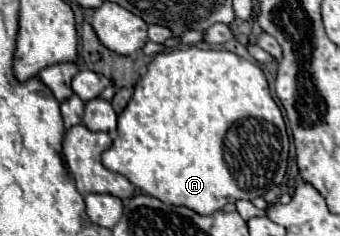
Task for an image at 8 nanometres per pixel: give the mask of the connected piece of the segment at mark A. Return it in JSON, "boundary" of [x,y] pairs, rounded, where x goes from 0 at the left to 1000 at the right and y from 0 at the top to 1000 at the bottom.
{"boundary":[[[541,199],[541,208],[518,208],[500,225],[465,225],[447,267],[435,275],[429,318],[418,318],[394,369],[394,403],[388,403],[388,436],[371,445],[371,462],[347,487],[347,581],[329,606],[329,623],[318,640],[300,648],[300,699],[318,725],[353,733],[365,742],[394,792],[418,801],[424,818],[471,843],[476,860],[494,869],[535,869],[553,877],[588,911],[618,911],[629,894],[647,894],[665,860],[688,860],[700,843],[753,843],[771,835],[782,809],[794,809],[800,792],[818,792],[835,758],[841,733],[841,674],[847,674],[847,572],[841,572],[841,530],[829,504],[829,479],[818,462],[818,445],[806,436],[782,326],[771,309],[771,292],[753,267],[735,267],[712,242],[700,242],[694,225],[676,225],[665,208],[582,208],[582,199]]]}

